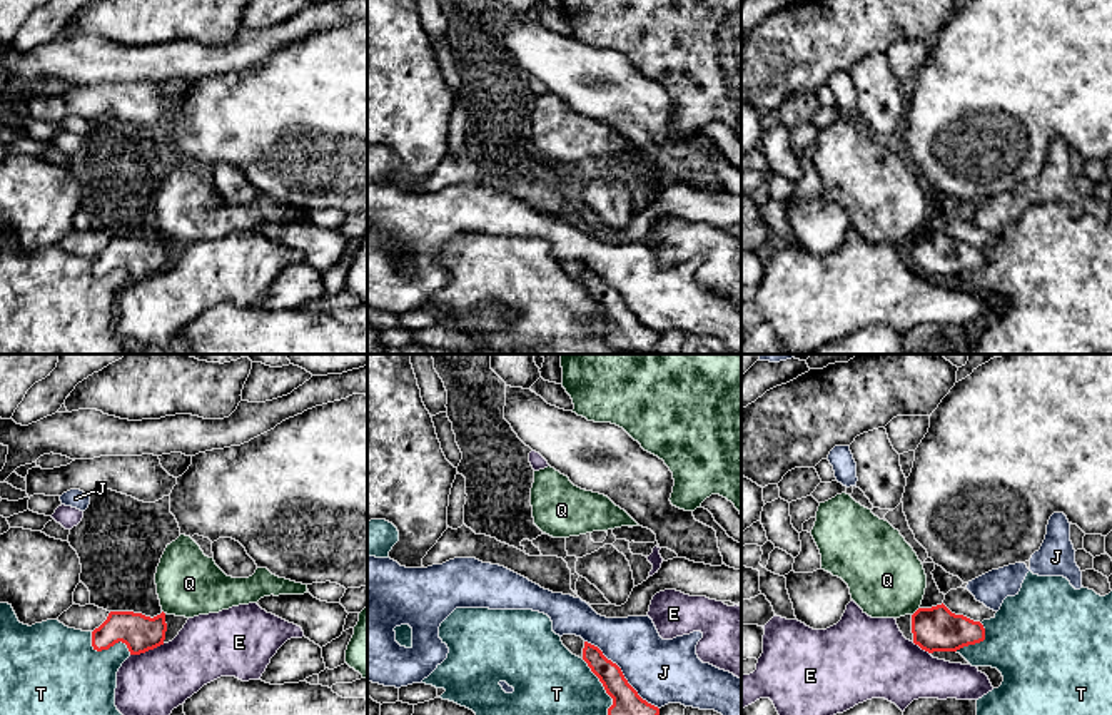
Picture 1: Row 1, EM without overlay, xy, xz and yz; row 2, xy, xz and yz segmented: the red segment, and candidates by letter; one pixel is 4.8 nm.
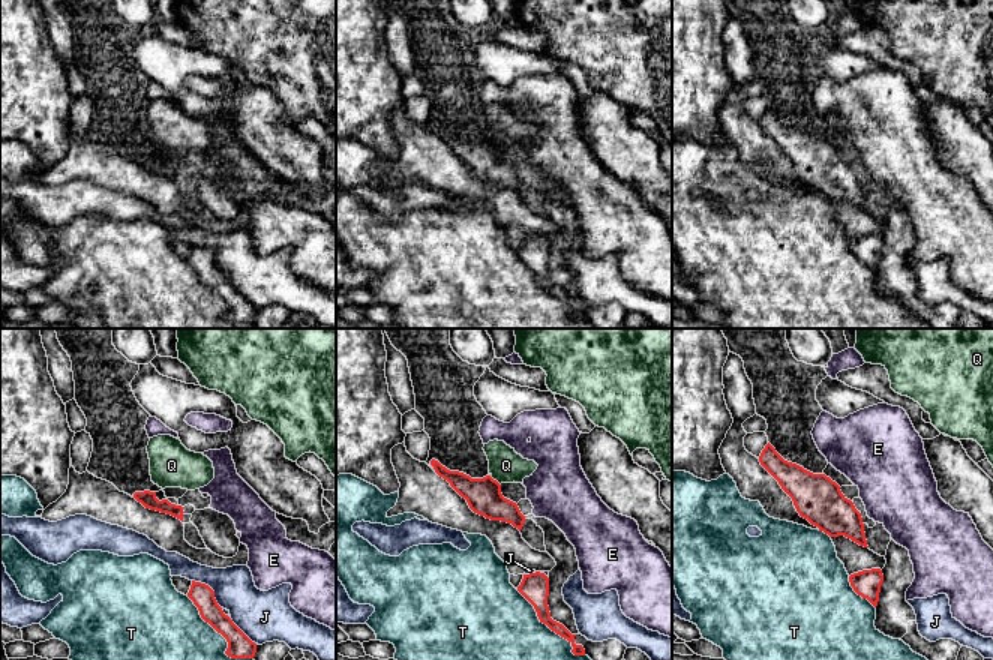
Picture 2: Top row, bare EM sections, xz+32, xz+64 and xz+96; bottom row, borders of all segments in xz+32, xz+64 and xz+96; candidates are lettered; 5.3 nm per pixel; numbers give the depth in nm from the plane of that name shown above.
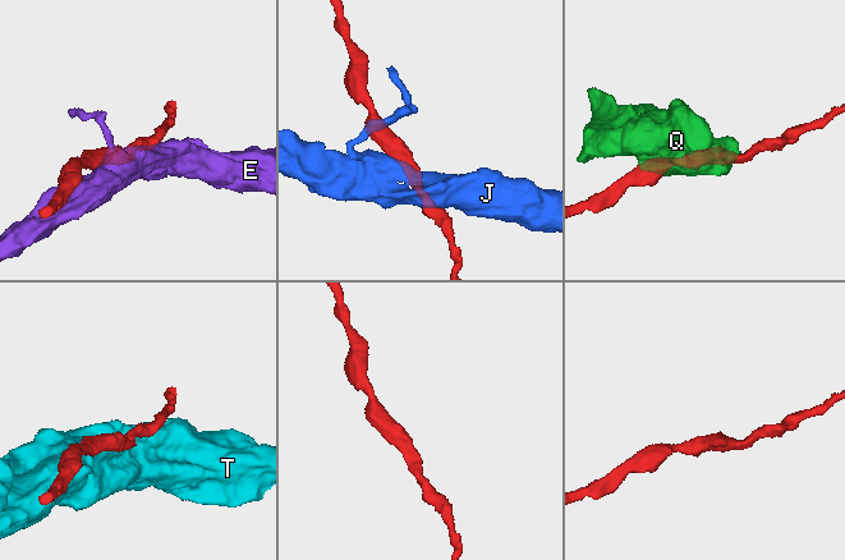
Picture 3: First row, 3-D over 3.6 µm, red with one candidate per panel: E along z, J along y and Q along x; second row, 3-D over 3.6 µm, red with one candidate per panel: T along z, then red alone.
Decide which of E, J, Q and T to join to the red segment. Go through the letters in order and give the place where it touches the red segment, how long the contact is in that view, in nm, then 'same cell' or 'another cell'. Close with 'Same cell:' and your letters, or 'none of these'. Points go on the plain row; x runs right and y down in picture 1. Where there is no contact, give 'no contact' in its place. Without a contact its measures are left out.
E: xy (147, 276) | 180 nm | another cell
J: xz (621, 299) | 480 nm | another cell
Q: yz (915, 238) | 60 nm | another cell
T: xz (611, 323) | 400 nm | another cell
Same cell: none of these

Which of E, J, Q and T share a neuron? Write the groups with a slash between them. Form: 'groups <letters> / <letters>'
groups E / J / Q / T

